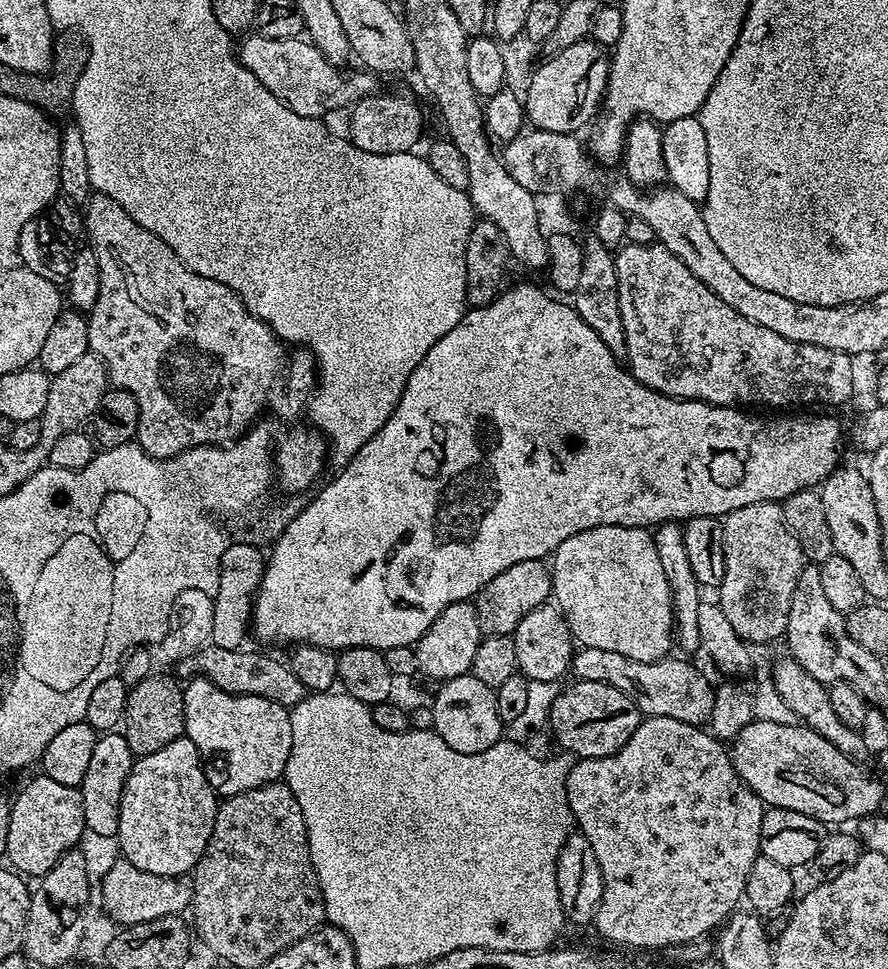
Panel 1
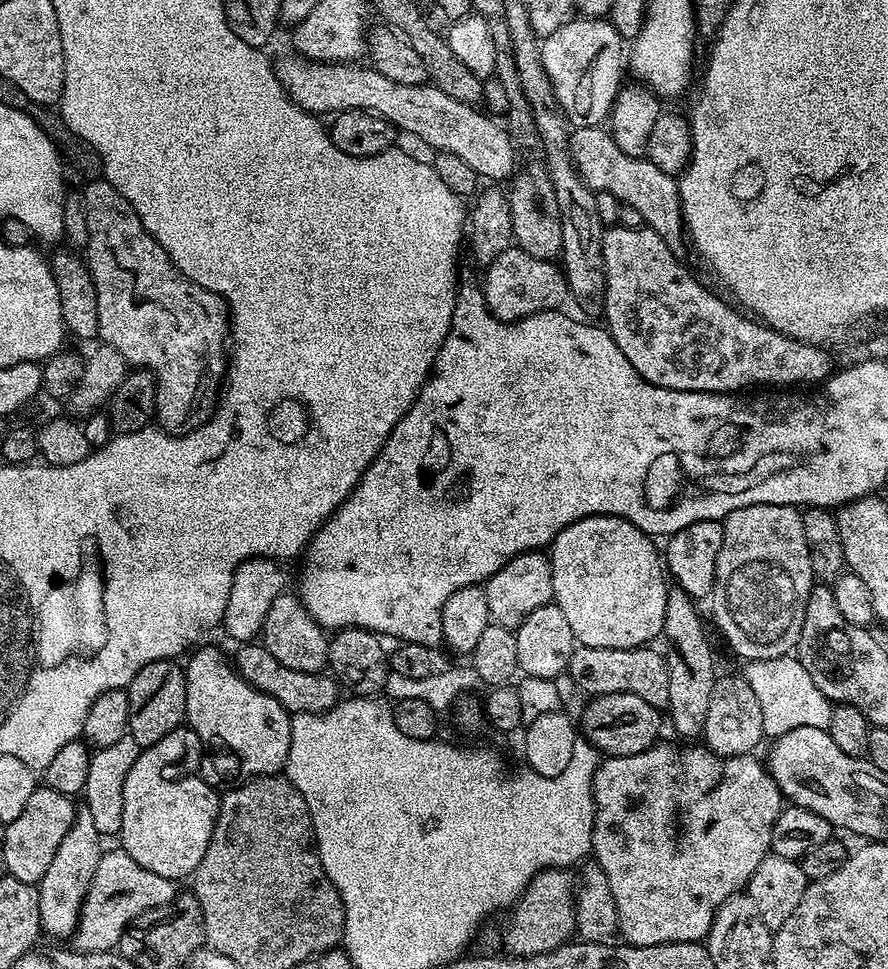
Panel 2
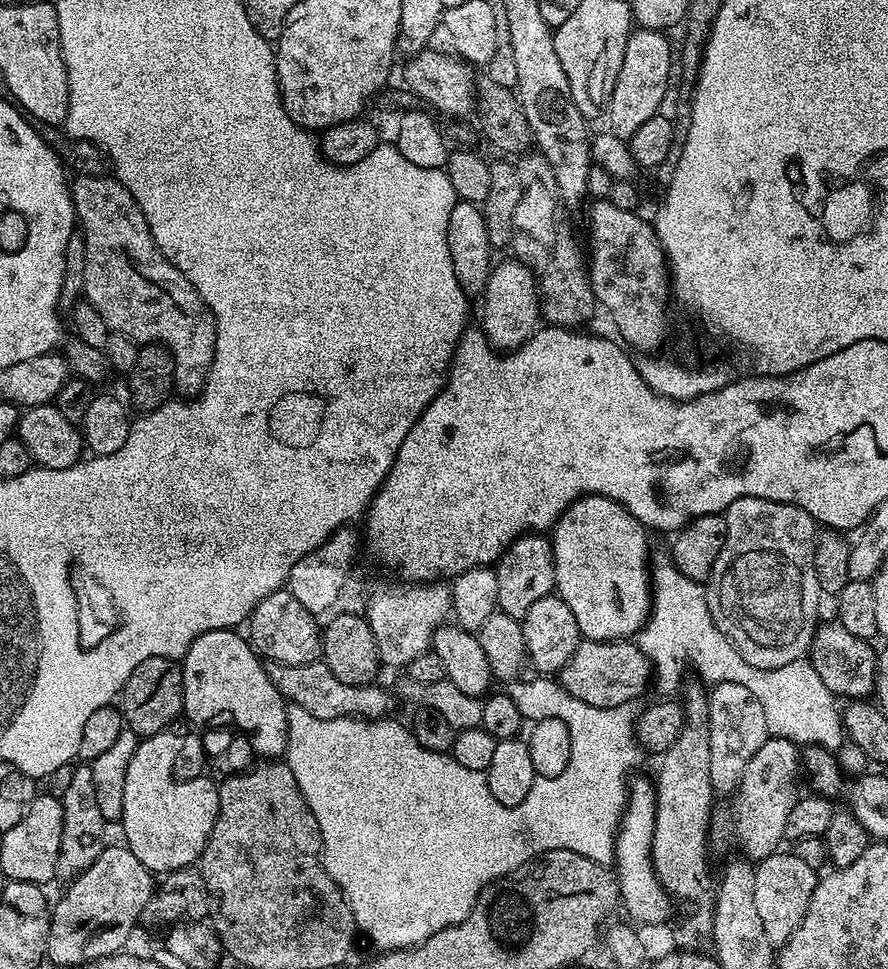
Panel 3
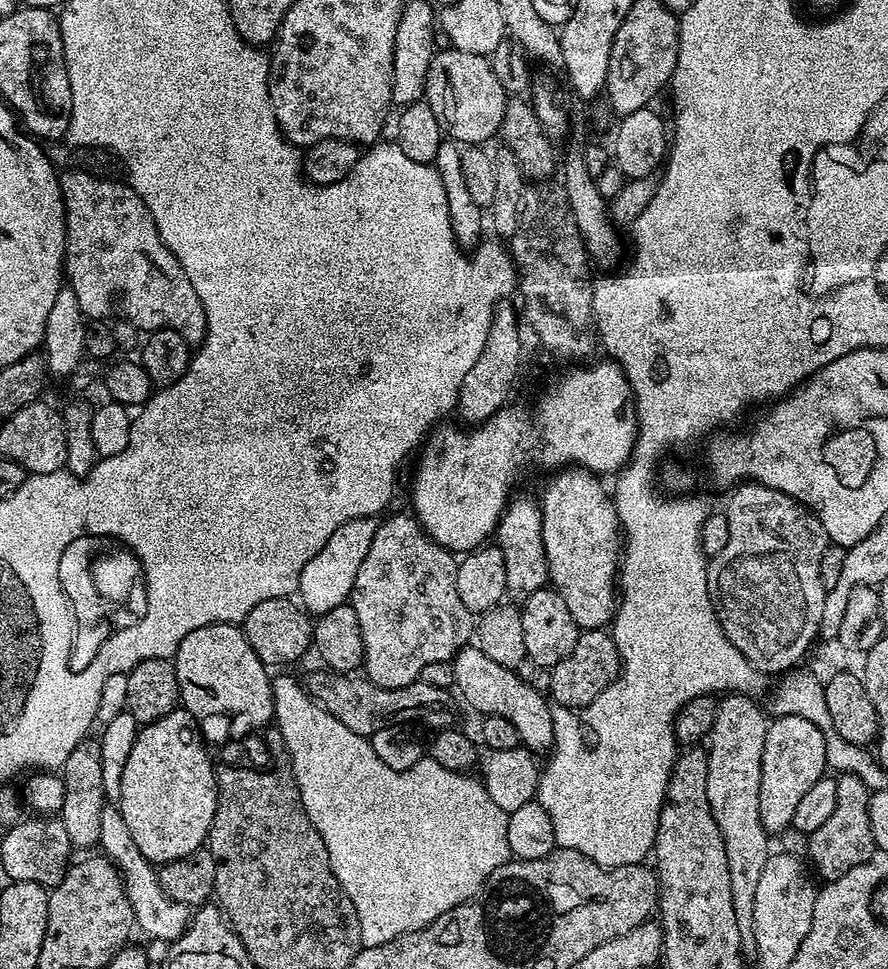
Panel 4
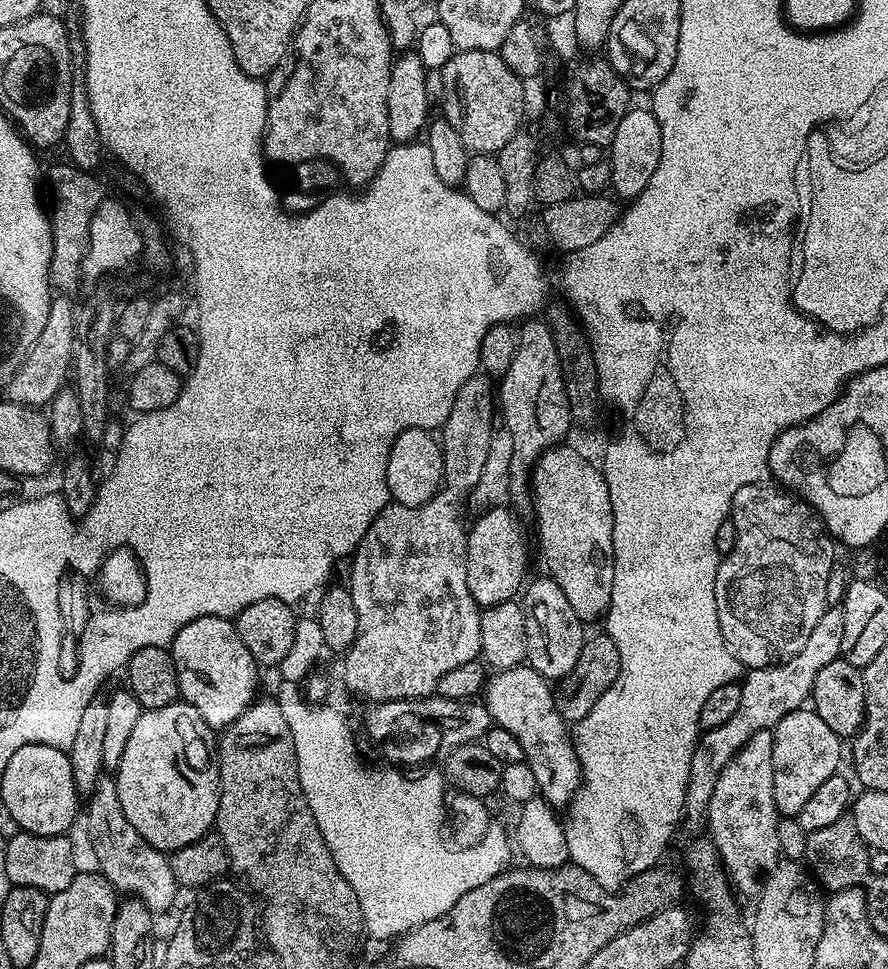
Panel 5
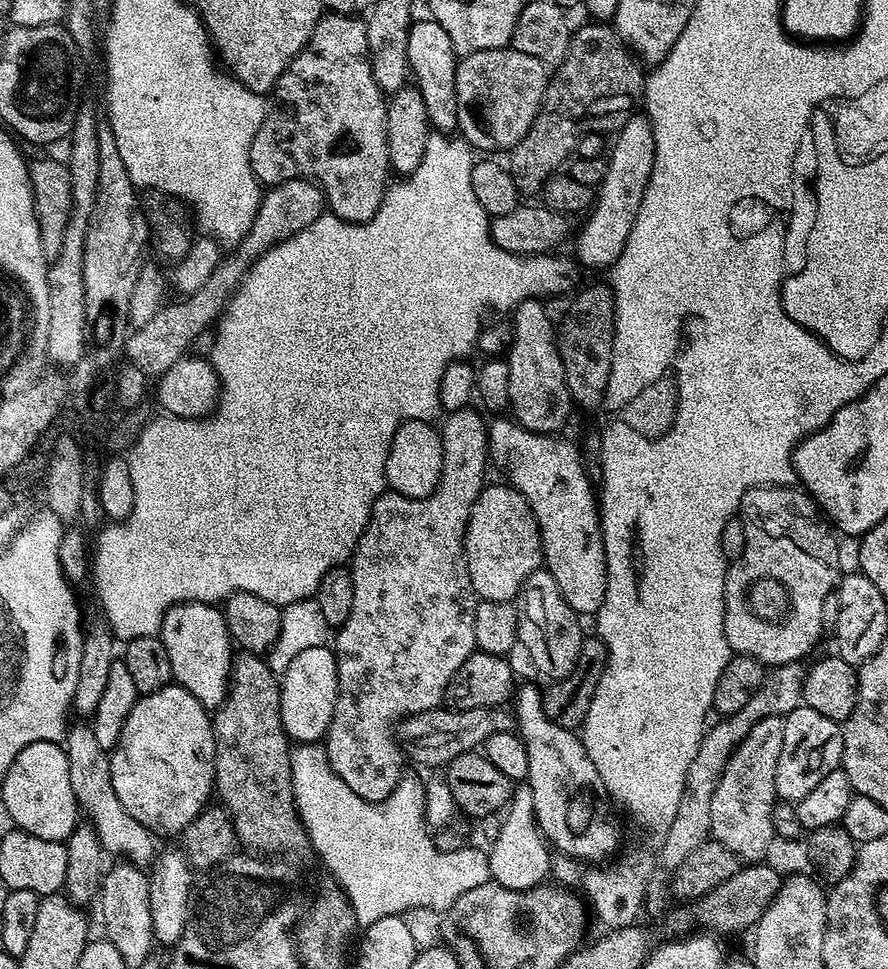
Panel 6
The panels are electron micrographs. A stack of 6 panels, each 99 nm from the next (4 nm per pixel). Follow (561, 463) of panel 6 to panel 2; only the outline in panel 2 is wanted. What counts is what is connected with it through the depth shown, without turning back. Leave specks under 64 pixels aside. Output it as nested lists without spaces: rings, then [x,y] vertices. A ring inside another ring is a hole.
[[[587,516],[563,528],[550,545],[554,590],[552,599],[562,610],[577,645],[595,648],[642,648],[664,630],[669,581],[657,541],[621,516]]]

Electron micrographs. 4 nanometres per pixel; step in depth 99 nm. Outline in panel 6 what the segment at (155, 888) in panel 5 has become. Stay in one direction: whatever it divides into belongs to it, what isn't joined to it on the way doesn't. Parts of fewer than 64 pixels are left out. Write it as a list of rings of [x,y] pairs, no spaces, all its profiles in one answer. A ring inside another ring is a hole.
[[[84,722],[73,723],[65,733],[64,749],[69,760],[70,781],[72,790],[85,817],[90,821],[105,853],[116,854],[129,863],[137,866],[149,865],[156,856],[153,833],[140,822],[127,814],[122,802],[114,793],[113,778],[110,774],[109,753],[98,745],[91,725]]]

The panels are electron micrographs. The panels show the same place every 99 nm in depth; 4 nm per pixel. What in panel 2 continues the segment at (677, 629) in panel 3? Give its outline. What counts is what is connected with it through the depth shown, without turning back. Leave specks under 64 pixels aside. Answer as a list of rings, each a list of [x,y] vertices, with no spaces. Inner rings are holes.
[[[789,654],[769,660],[753,660],[745,663],[743,667],[743,678],[750,682],[750,690],[754,690],[758,706],[762,706],[765,737],[775,738],[790,730],[798,730],[798,726],[827,728],[834,707],[833,701],[824,697],[818,686],[814,686],[814,678],[810,678],[806,666],[802,666],[799,655]]]

